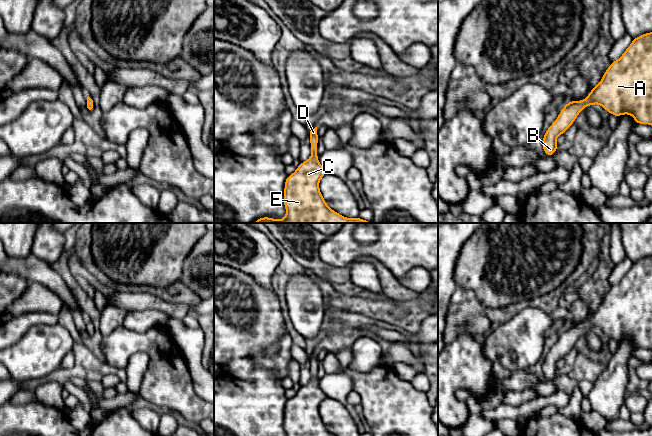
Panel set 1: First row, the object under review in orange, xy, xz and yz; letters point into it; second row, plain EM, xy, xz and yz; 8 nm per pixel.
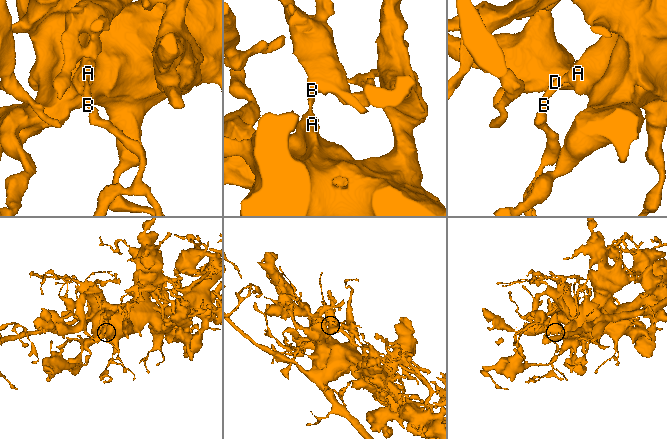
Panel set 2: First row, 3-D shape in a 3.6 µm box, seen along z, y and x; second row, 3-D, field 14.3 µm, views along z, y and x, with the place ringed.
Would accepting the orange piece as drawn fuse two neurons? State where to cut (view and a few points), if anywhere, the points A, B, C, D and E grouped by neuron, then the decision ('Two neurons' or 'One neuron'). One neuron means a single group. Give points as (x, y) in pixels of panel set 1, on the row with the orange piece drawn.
No split. Groups: A B C D E. One neuron

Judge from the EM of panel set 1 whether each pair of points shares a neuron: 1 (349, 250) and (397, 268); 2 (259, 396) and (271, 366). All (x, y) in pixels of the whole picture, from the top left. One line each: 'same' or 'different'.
1: same
2: same

